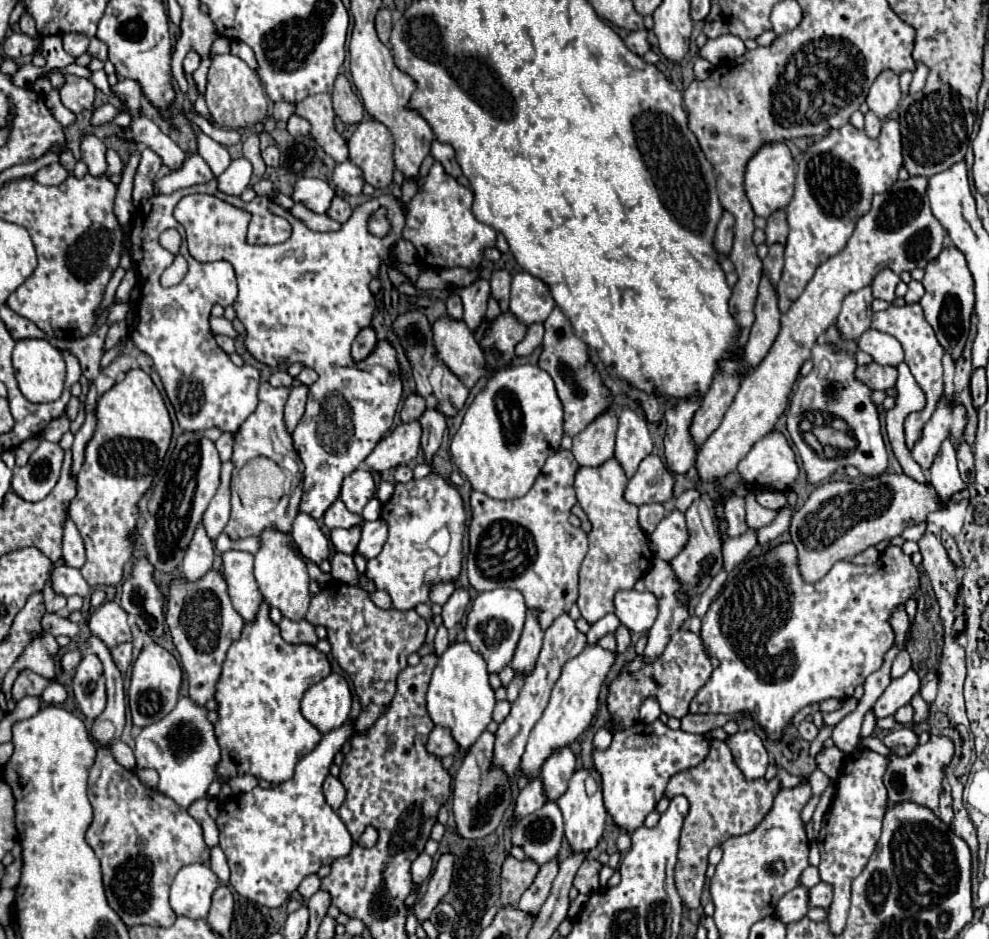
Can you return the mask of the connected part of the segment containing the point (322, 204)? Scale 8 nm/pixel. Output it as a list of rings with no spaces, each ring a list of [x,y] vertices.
[[[309,177],[297,179],[297,183],[293,187],[293,195],[291,195],[291,199],[295,203],[301,201],[307,209],[311,209],[315,213],[325,213],[331,205],[333,197],[335,197],[335,191],[329,187],[327,181],[309,179]]]

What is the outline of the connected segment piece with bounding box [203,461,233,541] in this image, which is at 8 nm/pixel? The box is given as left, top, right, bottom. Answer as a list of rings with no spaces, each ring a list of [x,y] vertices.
[[[223,463],[221,467],[221,485],[215,493],[215,497],[211,499],[207,511],[203,513],[203,527],[209,535],[211,541],[217,539],[217,535],[225,529],[227,521],[229,521],[229,479],[231,479],[231,471],[233,471],[233,463]]]

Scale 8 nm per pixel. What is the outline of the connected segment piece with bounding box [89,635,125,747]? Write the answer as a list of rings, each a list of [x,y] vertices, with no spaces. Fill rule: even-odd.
[[[97,635],[89,637],[91,651],[101,659],[105,667],[105,679],[107,679],[107,707],[105,711],[93,721],[91,725],[91,737],[99,745],[111,745],[121,737],[121,731],[125,727],[125,695],[123,695],[123,675],[117,671],[117,665],[113,663],[111,651],[105,647]]]

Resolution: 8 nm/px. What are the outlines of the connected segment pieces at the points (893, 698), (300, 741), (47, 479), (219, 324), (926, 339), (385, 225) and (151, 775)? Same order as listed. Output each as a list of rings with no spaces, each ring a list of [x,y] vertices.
[[[909,669],[903,677],[893,679],[889,683],[889,687],[883,691],[883,695],[875,701],[875,705],[873,705],[875,715],[879,719],[895,715],[895,711],[899,707],[903,707],[903,705],[907,705],[911,701],[911,697],[919,691],[919,687],[921,687],[919,675],[913,669]]]
[[[261,603],[257,619],[245,625],[241,639],[229,647],[221,679],[217,683],[215,699],[219,703],[219,721],[215,723],[215,737],[221,745],[217,775],[231,779],[235,775],[251,773],[257,779],[265,779],[273,785],[291,779],[297,761],[311,753],[321,741],[321,733],[301,715],[299,703],[303,699],[303,693],[329,673],[331,667],[327,657],[313,645],[289,645],[283,641],[279,627],[273,625],[269,619],[269,605]]]
[[[41,441],[41,445],[33,451],[27,465],[13,469],[11,487],[25,501],[41,501],[45,499],[55,483],[59,481],[63,463],[63,449],[59,443]]]
[[[211,317],[209,319],[209,325],[211,325],[211,331],[215,333],[215,335],[227,335],[227,337],[231,337],[231,339],[235,339],[237,337],[237,331],[233,329],[233,325],[231,325],[231,321],[227,321],[225,317]]]
[[[919,303],[915,305],[905,305],[905,307],[897,307],[897,305],[891,305],[889,309],[881,311],[881,313],[875,313],[873,315],[873,323],[871,323],[873,329],[877,331],[883,331],[883,333],[889,333],[893,335],[901,345],[903,345],[903,351],[905,351],[905,363],[909,365],[917,385],[923,389],[925,393],[925,409],[923,411],[917,411],[917,413],[909,413],[909,417],[905,419],[905,439],[907,439],[907,447],[913,449],[913,445],[917,443],[917,439],[921,437],[921,429],[923,425],[929,421],[929,417],[933,415],[935,407],[937,407],[937,401],[943,393],[943,367],[941,367],[941,357],[943,357],[943,347],[937,343],[935,339],[935,333],[933,329],[929,327],[929,323],[925,321],[923,317],[923,309]]]
[[[379,207],[371,217],[369,217],[369,231],[377,237],[381,235],[387,235],[391,229],[391,223],[387,219],[387,209],[385,207]]]
[[[133,767],[133,771],[135,771],[135,775],[141,779],[141,783],[145,787],[149,787],[149,789],[157,787],[157,781],[159,781],[157,771],[153,771],[153,769],[139,769],[139,767]]]

